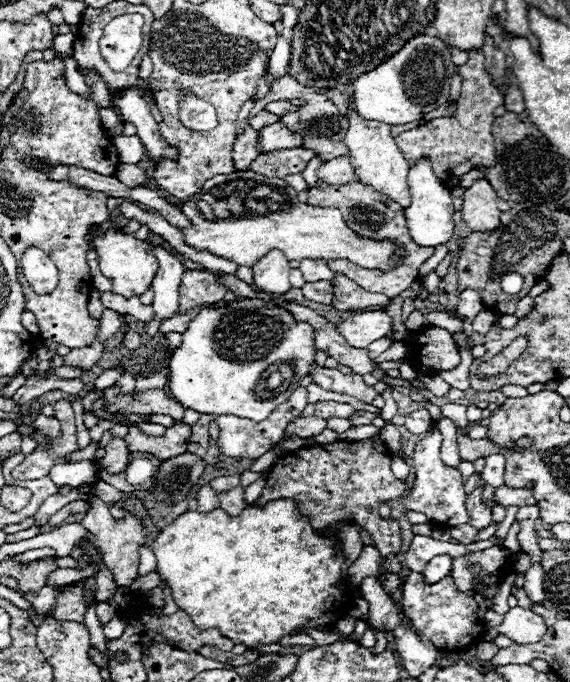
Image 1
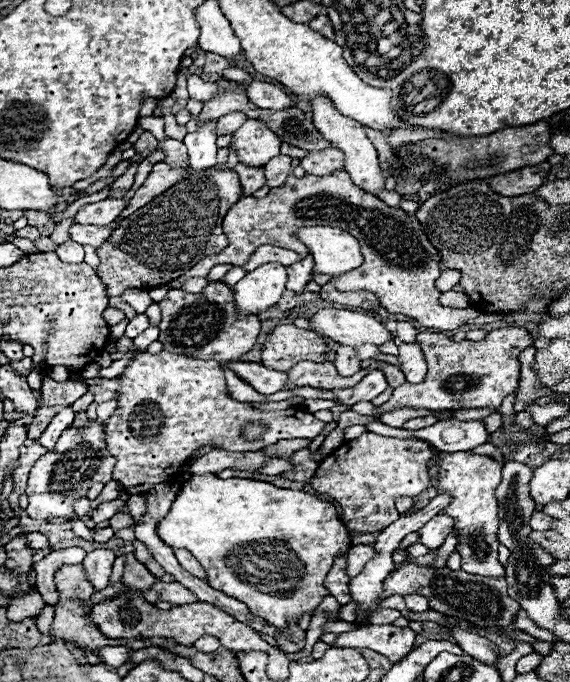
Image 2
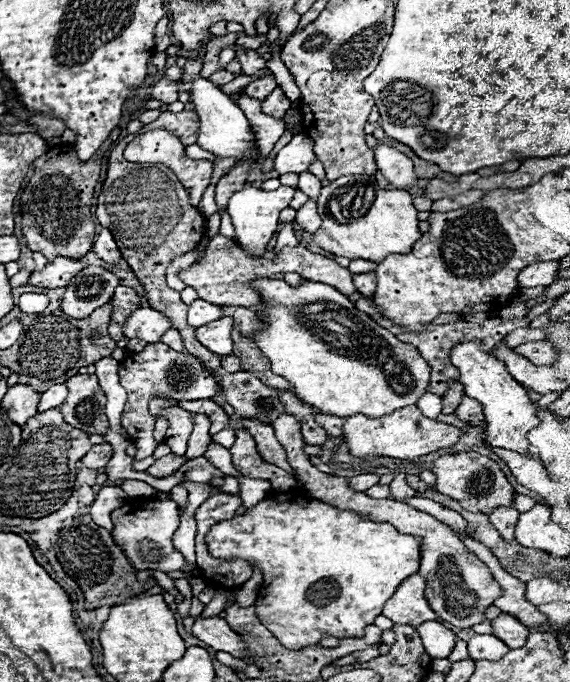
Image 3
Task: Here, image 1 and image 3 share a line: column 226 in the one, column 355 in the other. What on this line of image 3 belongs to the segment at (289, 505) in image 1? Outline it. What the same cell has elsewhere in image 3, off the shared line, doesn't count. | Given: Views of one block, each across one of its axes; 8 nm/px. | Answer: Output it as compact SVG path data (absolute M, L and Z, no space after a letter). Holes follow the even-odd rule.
M300 490L270 492L244 514L214 524L206 536L206 544L214 558L242 558L262 572L262 584L254 602L256 614L260 622L292 650L320 644L324 636L364 636L364 628L374 624L374 618L382 614L384 602L420 566L418 538L398 534L396 528L386 522L370 522L356 512L332 508Z

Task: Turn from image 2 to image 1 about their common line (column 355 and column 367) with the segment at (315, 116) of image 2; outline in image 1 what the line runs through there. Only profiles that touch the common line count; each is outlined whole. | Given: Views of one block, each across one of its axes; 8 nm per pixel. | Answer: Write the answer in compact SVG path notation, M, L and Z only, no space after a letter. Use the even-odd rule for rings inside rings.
M350 104L348 108L348 124L350 130L346 134L346 146L350 150L350 158L352 164L356 168L356 178L364 184L374 186L376 190L384 192L390 200L402 204L402 208L406 208L410 204L410 192L408 192L408 160L404 158L404 154L400 152L400 148L394 142L394 136L390 134L390 126L384 122L372 122L372 120L364 120L356 114L354 104Z

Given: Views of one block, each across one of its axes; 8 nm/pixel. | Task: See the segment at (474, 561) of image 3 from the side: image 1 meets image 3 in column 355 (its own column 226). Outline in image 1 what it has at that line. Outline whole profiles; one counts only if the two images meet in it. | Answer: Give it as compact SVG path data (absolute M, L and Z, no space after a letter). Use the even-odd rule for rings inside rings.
M236 486L236 488L232 488L232 490L220 492L220 494L218 494L218 500L220 500L220 508L226 510L230 516L238 516L238 514L244 510L244 506L246 506L242 486Z

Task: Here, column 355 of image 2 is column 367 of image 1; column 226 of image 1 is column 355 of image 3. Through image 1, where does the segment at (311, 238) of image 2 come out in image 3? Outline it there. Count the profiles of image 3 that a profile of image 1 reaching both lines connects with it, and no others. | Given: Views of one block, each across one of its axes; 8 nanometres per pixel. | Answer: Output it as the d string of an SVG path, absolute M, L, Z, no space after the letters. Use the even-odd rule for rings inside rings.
M362 174L342 176L320 190L318 214L322 216L322 226L316 230L312 240L330 256L344 256L348 260L364 258L380 264L390 254L408 254L414 242L422 236L418 232L418 210L412 204L412 196L406 190L382 190L374 176L366 178Z

